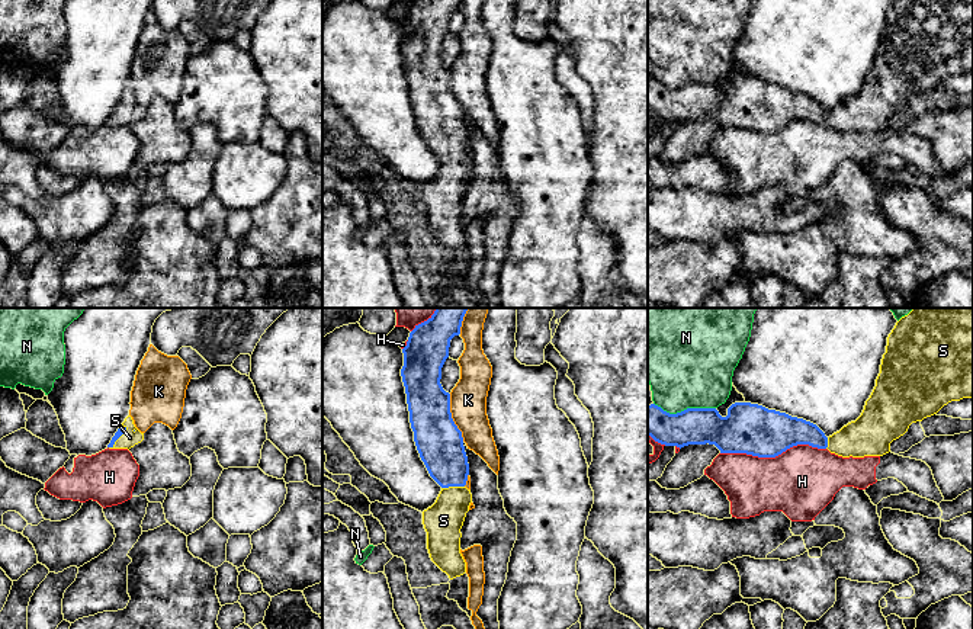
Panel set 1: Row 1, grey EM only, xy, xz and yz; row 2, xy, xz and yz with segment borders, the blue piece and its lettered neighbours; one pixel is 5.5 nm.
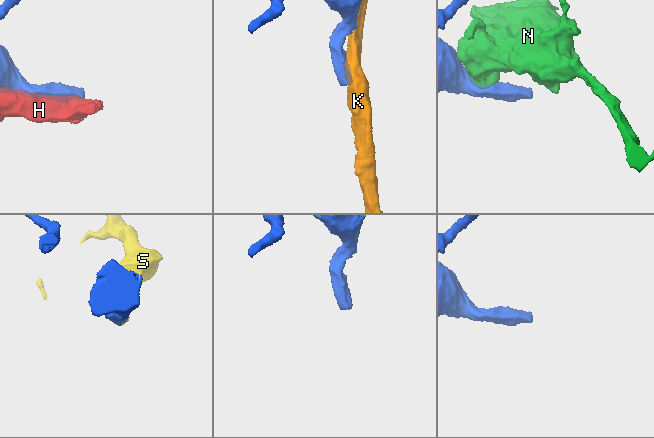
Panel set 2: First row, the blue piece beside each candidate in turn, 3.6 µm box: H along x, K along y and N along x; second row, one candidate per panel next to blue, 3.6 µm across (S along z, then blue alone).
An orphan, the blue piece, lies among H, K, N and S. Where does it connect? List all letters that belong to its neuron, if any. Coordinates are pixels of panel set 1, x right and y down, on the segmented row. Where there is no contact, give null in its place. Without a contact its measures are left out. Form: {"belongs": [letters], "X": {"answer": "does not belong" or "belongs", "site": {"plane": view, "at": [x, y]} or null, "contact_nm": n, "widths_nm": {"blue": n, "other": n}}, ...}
{"belongs": ["S"], "H": {"answer": "does not belong", "site": {"plane": "yz", "at": [773, 456]}, "contact_nm": 600, "widths_nm": {"blue": 280, "other": 380}}, "K": {"answer": "does not belong", "site": {"plane": "xz", "at": [450, 417]}, "contact_nm": 280, "widths_nm": {"blue": 260, "other": 200}}, "N": {"answer": "does not belong", "site": {"plane": "yz", "at": [684, 410]}, "contact_nm": 340, "widths_nm": {"blue": 200, "other": 480}}, "S": {"answer": "belongs", "site": {"plane": "xy", "at": [119, 436]}, "contact_nm": 160, "widths_nm": {"blue": 40, "other": 90}}}

